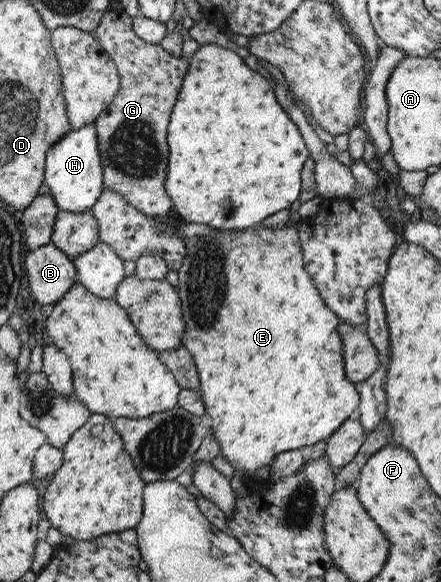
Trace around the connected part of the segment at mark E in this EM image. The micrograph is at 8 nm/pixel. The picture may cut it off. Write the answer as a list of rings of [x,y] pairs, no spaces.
[[[296,225],[292,227],[269,230],[259,226],[245,231],[223,231],[214,228],[211,234],[185,239],[185,255],[177,271],[178,284],[176,291],[180,299],[181,313],[185,323],[180,346],[185,348],[194,362],[199,375],[199,395],[205,407],[203,418],[219,445],[219,455],[229,461],[235,473],[241,477],[257,473],[260,478],[271,465],[273,457],[283,451],[298,450],[299,447],[313,445],[327,439],[347,418],[354,416],[359,397],[357,390],[344,374],[342,361],[341,337],[337,333],[340,318],[323,303],[321,295],[313,286],[313,281],[303,267],[303,256],[296,237]]]

